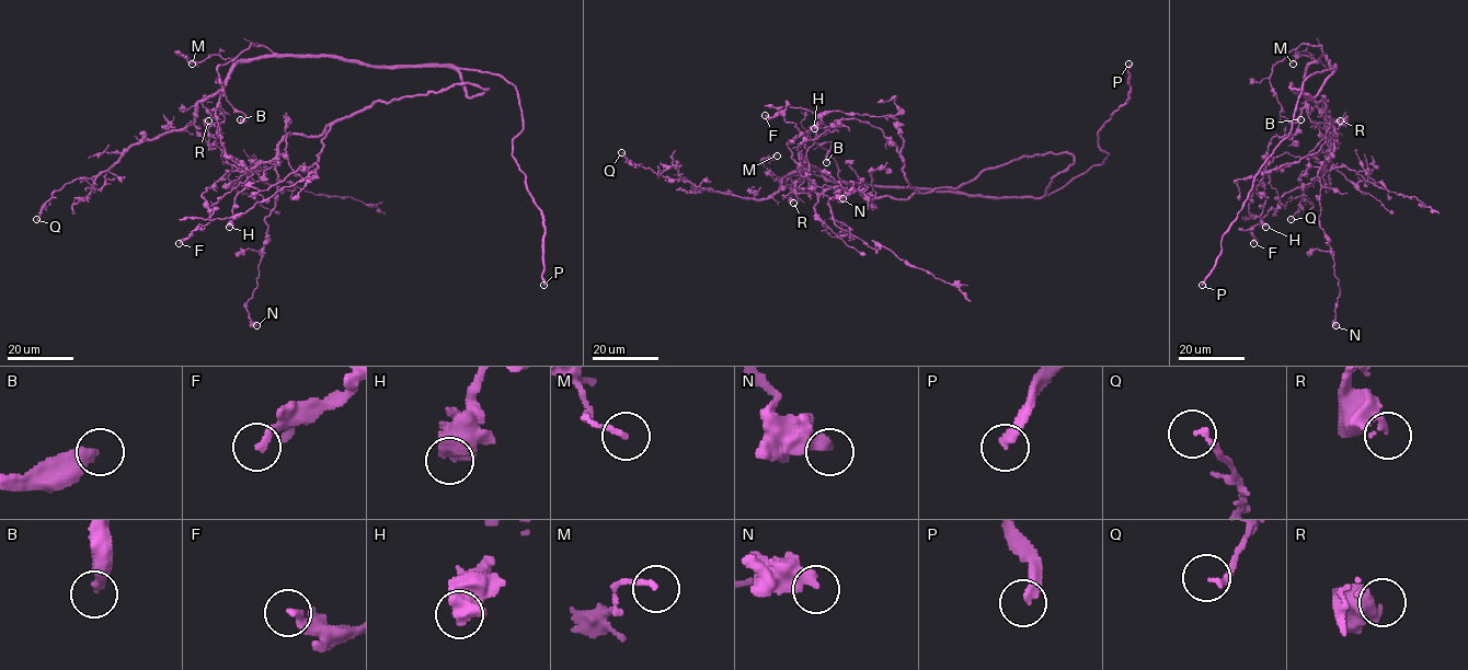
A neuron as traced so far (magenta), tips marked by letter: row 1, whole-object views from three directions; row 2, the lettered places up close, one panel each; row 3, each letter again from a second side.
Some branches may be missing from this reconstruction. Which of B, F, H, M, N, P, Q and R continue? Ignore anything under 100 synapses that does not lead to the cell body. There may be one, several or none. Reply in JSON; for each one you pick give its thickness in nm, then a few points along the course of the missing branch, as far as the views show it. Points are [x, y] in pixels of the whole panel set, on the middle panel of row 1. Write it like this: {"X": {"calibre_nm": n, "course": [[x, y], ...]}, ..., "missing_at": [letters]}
{"P": {"calibre_nm": 280}, "missing_at": ["P"]}

